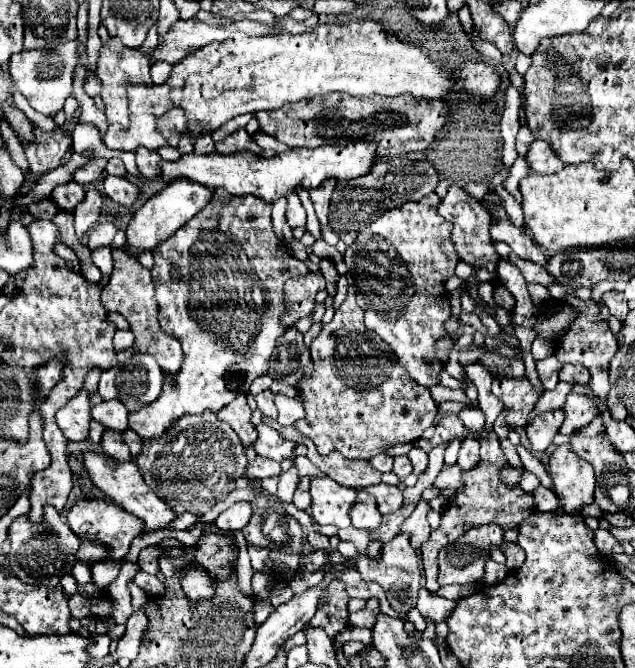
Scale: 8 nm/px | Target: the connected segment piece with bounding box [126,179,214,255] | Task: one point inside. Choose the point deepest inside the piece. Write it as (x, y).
(163, 214)

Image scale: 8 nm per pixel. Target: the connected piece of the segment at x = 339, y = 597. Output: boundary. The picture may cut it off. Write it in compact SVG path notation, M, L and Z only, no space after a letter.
M340 579L330 581L318 603L316 615L310 619L308 627L322 627L328 637L336 637L348 625L348 593Z

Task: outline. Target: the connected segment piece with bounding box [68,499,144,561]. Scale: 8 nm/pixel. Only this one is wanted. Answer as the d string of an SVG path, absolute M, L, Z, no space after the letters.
M80 499L78 503L74 503L74 507L68 511L68 525L78 537L100 541L106 547L110 547L112 557L118 561L126 557L130 549L130 541L144 529L144 523L138 517L128 515L128 511L124 511L118 503L104 501L104 499Z

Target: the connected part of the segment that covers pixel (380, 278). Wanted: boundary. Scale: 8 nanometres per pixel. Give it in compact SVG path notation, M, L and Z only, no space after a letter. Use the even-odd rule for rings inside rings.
M430 193L420 201L406 201L404 207L386 211L382 215L386 229L396 229L400 241L384 245L384 239L372 237L370 241L356 241L344 255L358 289L358 303L368 305L362 307L364 325L378 333L396 351L408 375L426 387L438 385L438 373L444 369L444 363L436 355L436 341L448 337L444 327L446 319L450 319L446 281L454 275L454 267L460 261L450 241L452 223L436 213L438 203L440 197ZM368 255L376 255L378 261L368 259Z

